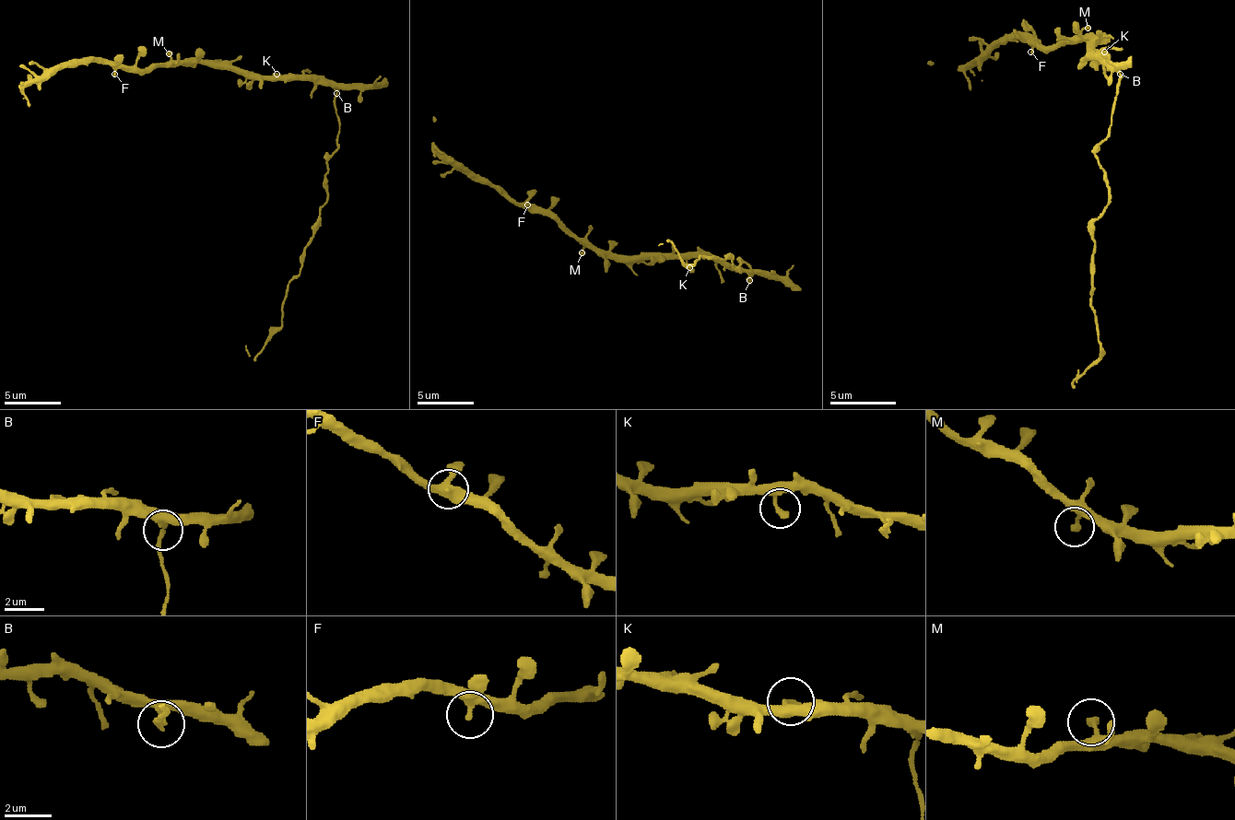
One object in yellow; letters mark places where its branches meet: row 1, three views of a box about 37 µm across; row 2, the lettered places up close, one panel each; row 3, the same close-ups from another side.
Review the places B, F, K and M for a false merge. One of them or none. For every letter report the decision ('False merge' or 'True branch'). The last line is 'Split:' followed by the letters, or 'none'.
B: False merge
F: True branch
K: True branch
M: True branch
Split: B

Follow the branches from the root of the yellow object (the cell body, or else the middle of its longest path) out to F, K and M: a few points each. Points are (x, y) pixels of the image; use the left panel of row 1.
F: (311, 79), (242, 76), (234, 71), (211, 68), (200, 62), (154, 62), (148, 68), (121, 68), (114, 74)
K: (311, 79), (279, 79), (274, 74), (276, 74)
M: (311, 79), (242, 76), (225, 68), (211, 68), (200, 62), (180, 62), (169, 53)

